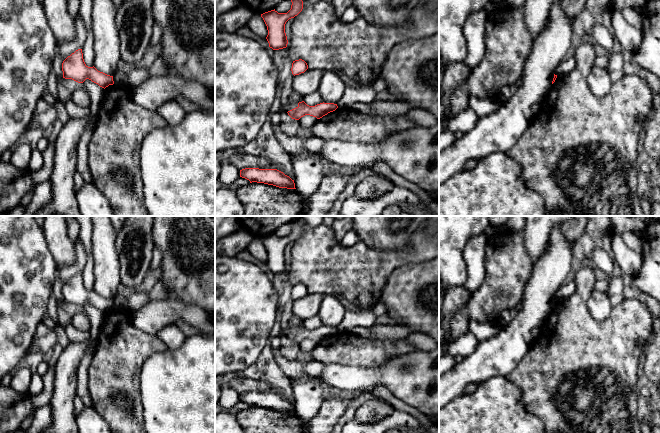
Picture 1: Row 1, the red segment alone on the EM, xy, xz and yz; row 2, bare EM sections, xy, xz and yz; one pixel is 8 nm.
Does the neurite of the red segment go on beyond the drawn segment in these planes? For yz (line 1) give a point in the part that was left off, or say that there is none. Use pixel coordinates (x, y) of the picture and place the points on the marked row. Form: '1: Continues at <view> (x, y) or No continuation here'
1: No continuation here

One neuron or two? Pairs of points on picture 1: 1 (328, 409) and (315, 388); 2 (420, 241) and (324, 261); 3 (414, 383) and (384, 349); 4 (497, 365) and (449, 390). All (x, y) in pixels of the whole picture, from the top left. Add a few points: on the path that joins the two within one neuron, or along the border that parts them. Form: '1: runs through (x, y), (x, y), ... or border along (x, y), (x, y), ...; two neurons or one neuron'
1: border along (327, 396), (319, 410), (309, 420); two neurons
2: runs through (400, 257), (388, 261), (349, 261); one neuron
3: border along (413, 350), (395, 355), (378, 366), (370, 368); two neurons
4: runs through (485, 365), (470, 369), (461, 378); one neuron

